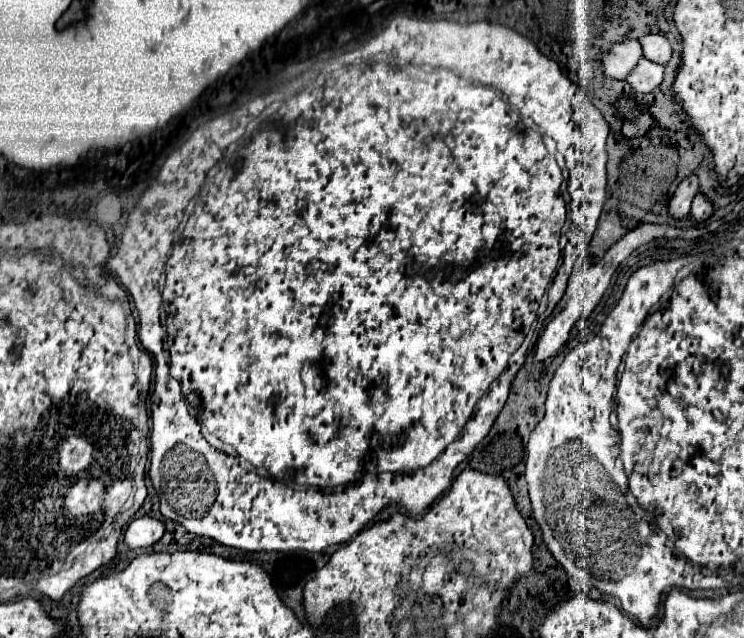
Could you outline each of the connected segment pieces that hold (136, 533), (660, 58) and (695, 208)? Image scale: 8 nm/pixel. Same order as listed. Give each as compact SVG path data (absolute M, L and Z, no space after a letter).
M139 517L129 523L125 531L125 543L129 549L149 547L163 537L163 531L165 531L163 521L153 519L153 517Z
M649 33L649 35L639 37L639 43L641 43L645 59L649 59L653 63L661 63L661 65L671 59L671 45L663 35Z
M697 195L691 203L691 213L689 217L695 219L695 221L705 221L709 215L713 213L713 205L703 197L703 195Z

